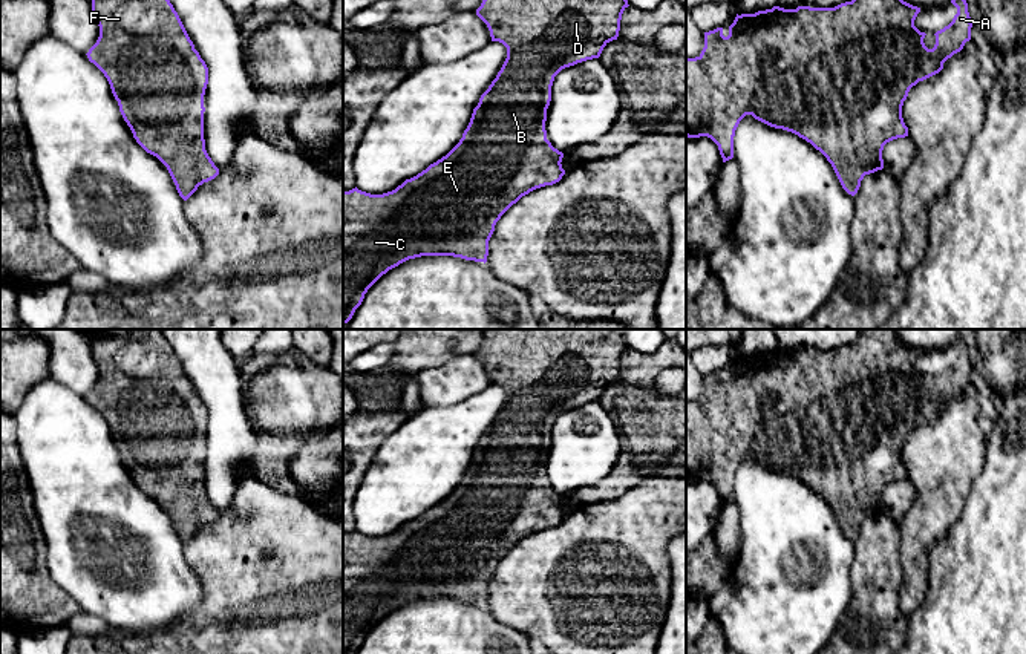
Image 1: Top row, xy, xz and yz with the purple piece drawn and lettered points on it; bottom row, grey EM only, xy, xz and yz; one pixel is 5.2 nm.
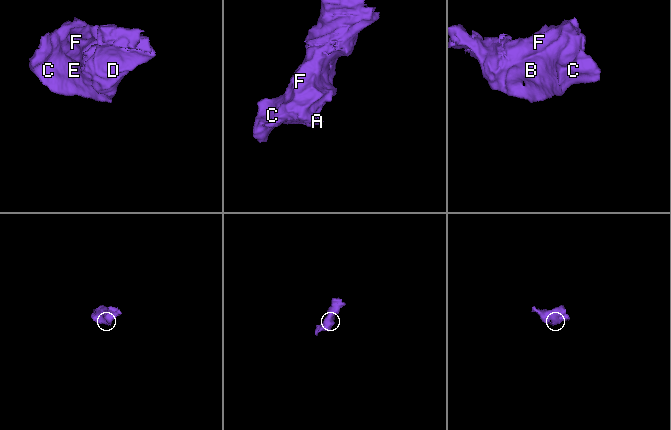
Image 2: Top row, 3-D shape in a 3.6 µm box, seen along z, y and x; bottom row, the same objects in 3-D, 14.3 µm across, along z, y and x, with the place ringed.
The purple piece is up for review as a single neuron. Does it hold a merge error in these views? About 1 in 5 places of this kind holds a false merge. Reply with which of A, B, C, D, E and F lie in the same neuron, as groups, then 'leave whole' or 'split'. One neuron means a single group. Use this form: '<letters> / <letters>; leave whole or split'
A B C D E F; leave whole

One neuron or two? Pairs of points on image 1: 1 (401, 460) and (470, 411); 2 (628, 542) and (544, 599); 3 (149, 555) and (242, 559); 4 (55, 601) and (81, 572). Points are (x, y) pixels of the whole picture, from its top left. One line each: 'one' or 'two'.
1: one
2: one
3: two
4: two

